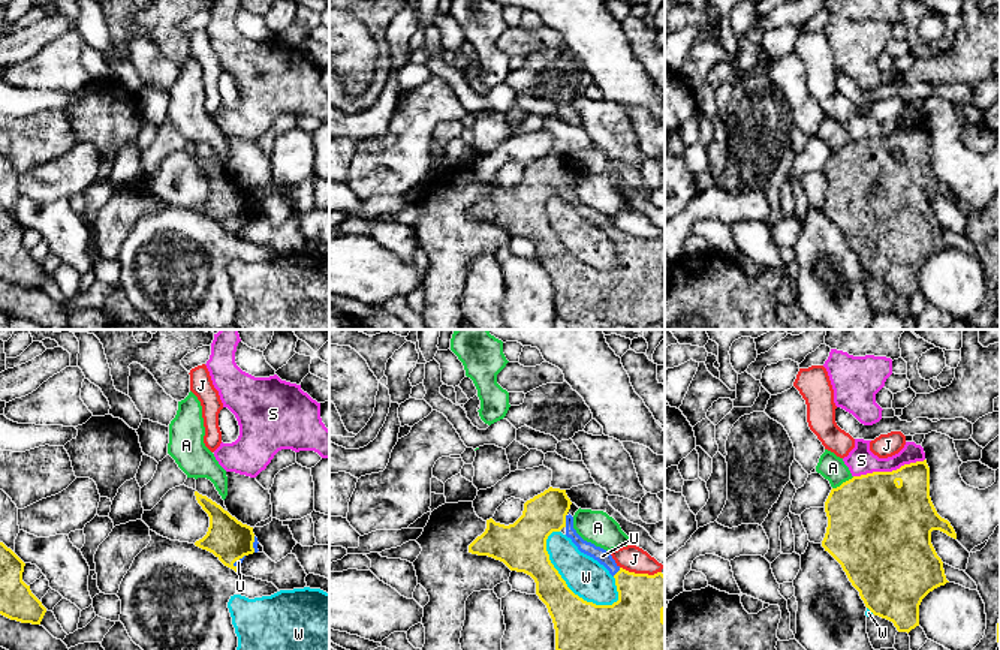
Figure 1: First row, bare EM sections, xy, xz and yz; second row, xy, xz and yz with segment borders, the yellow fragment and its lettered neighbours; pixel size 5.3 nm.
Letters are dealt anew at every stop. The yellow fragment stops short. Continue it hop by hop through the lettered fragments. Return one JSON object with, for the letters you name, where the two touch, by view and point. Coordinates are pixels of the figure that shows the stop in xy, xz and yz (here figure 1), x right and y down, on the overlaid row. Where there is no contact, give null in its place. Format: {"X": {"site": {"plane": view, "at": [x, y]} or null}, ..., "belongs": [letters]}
{"U": {"site": {"plane": "xz", "at": [565, 520]}}, "belongs": ["U"]}

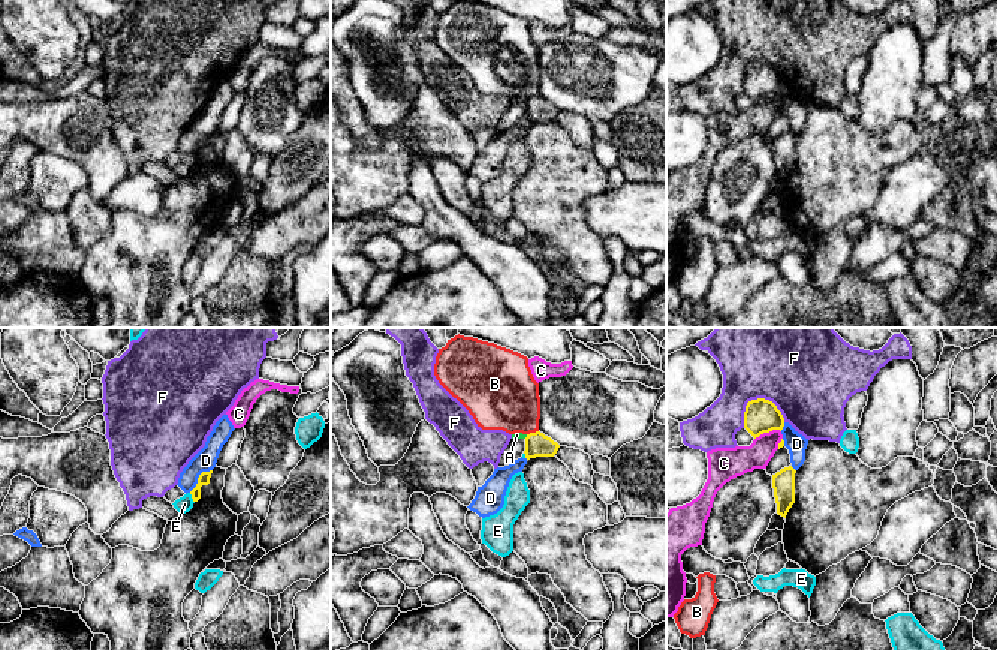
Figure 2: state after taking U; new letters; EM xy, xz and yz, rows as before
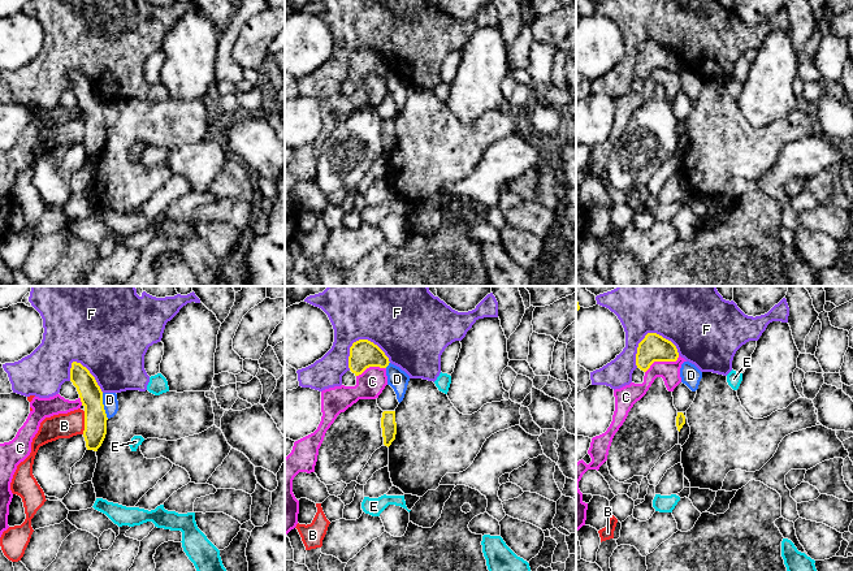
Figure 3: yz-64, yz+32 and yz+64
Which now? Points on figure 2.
{"belongs": []}

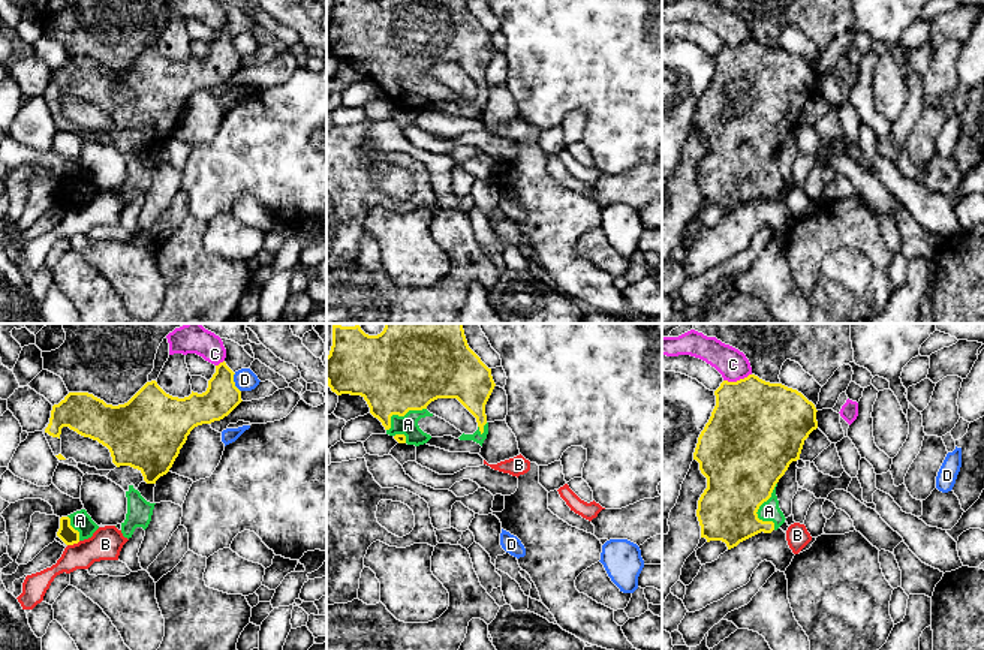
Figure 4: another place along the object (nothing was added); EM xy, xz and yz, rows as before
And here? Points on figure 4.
{"A": {"site": {"plane": "yz", "at": [757, 511]}}, "belongs": ["A"]}

